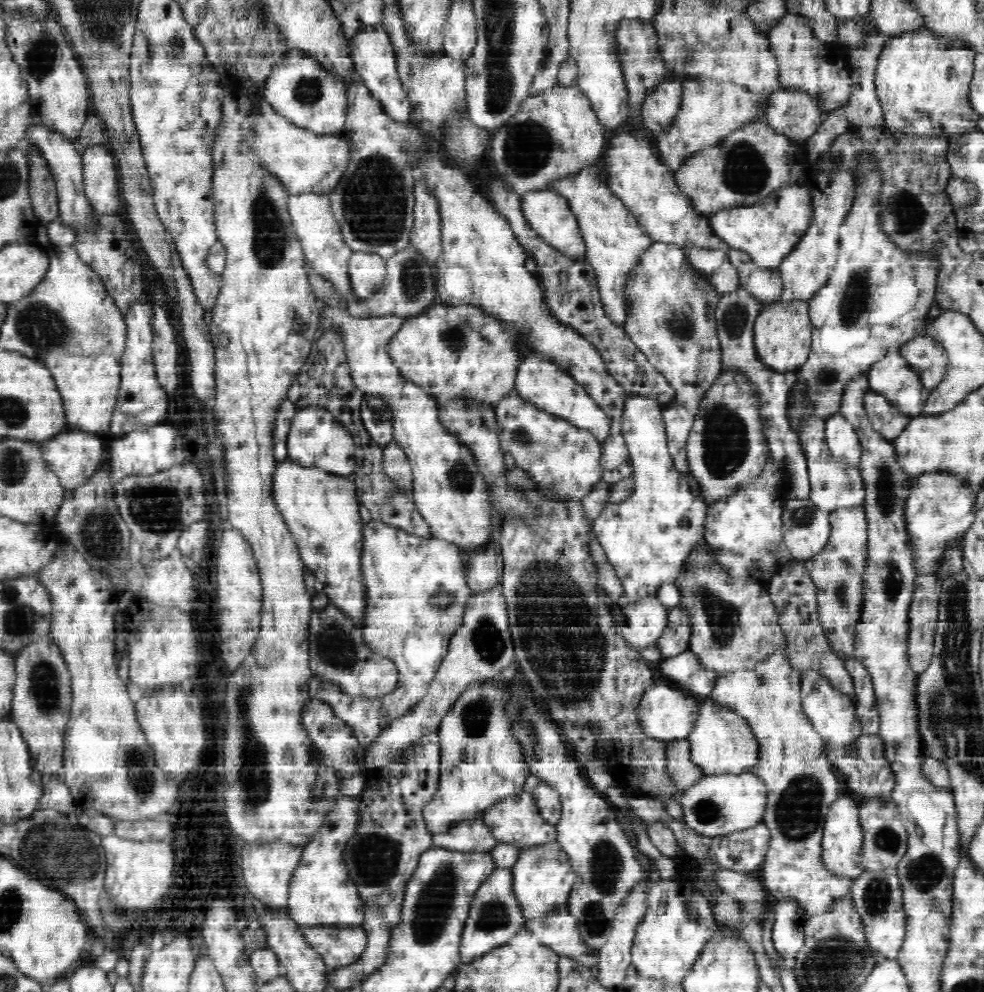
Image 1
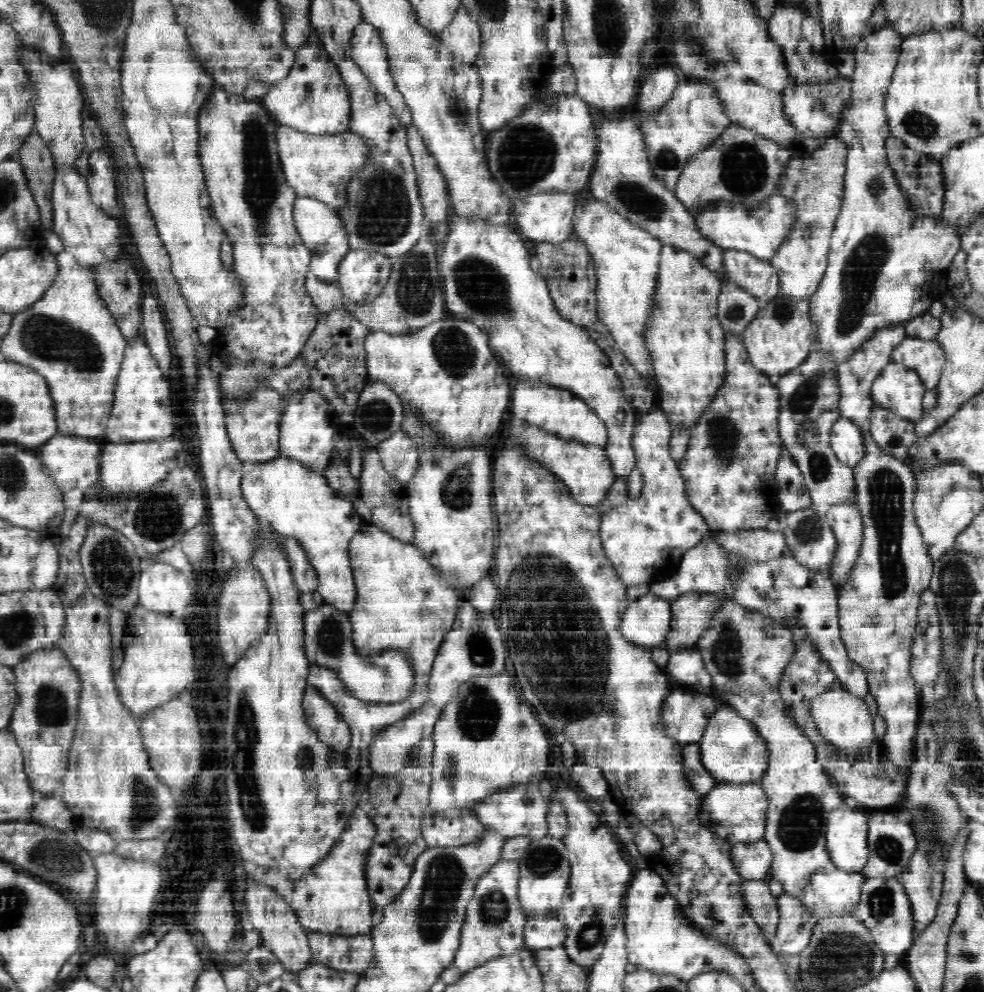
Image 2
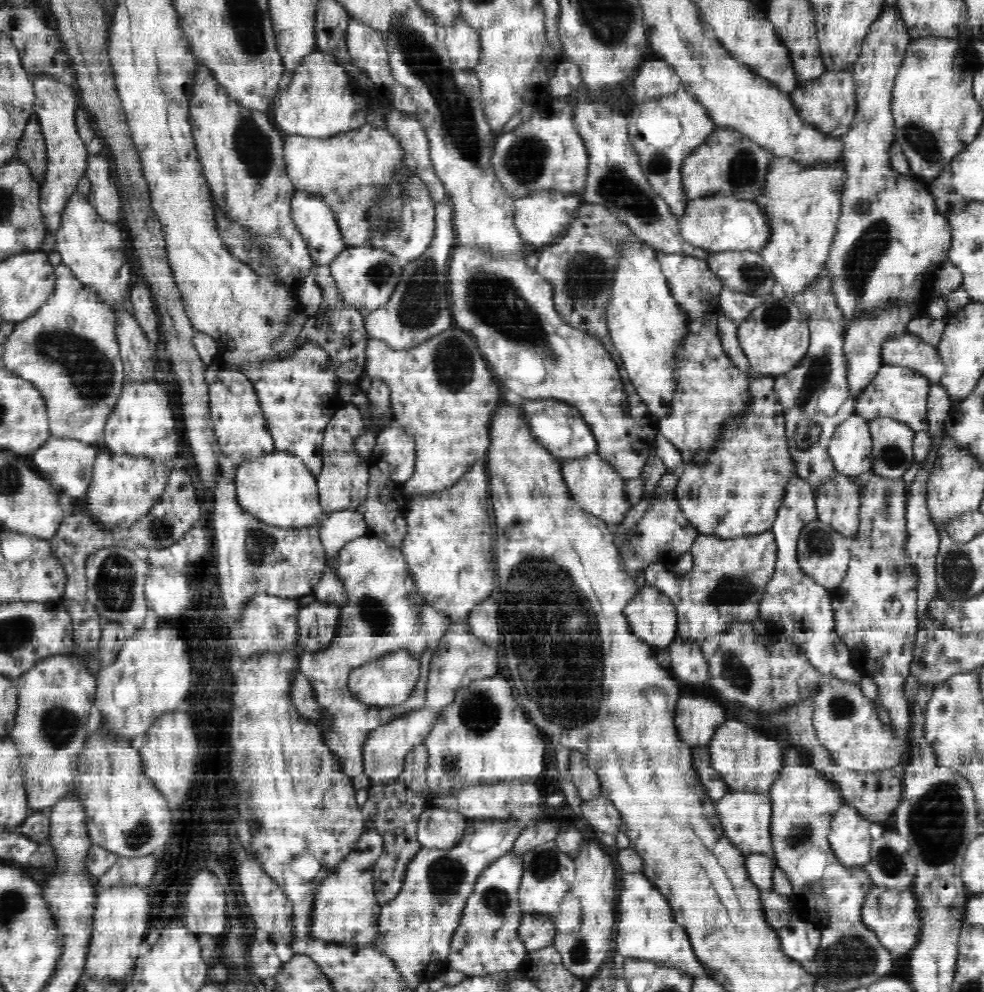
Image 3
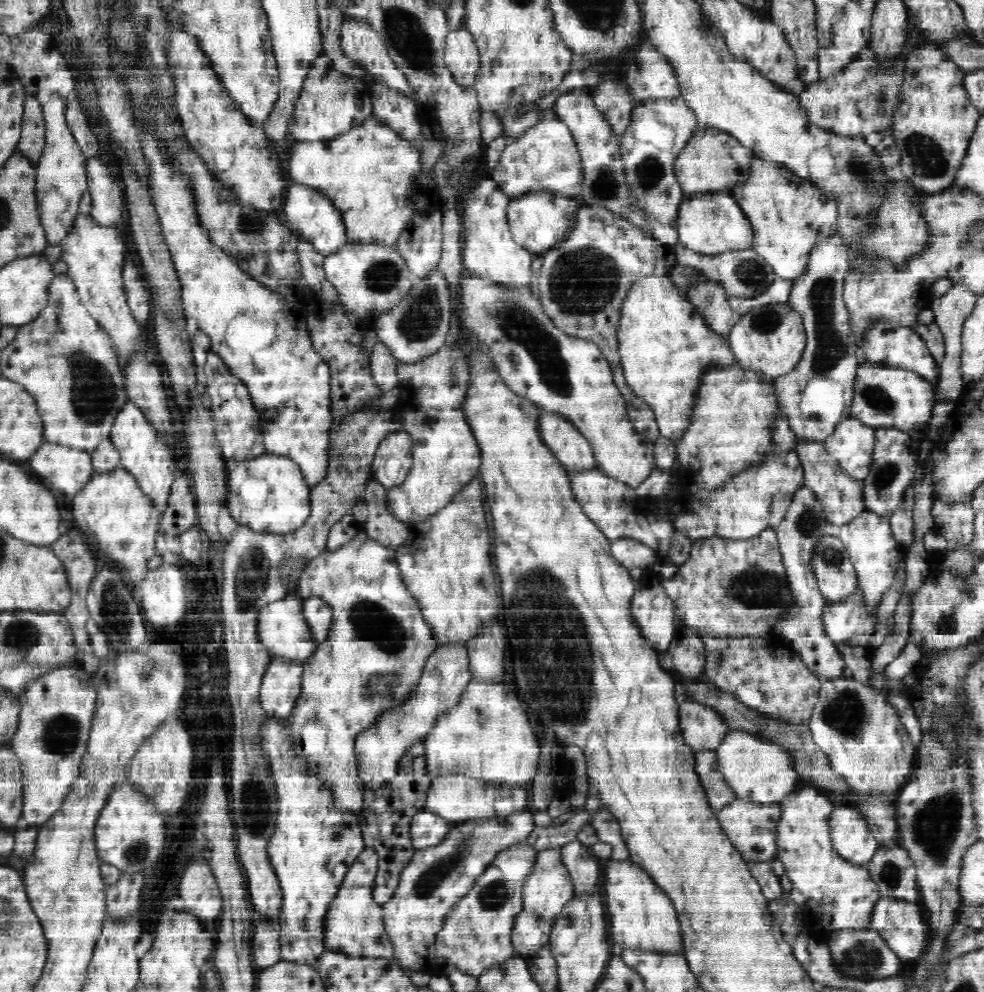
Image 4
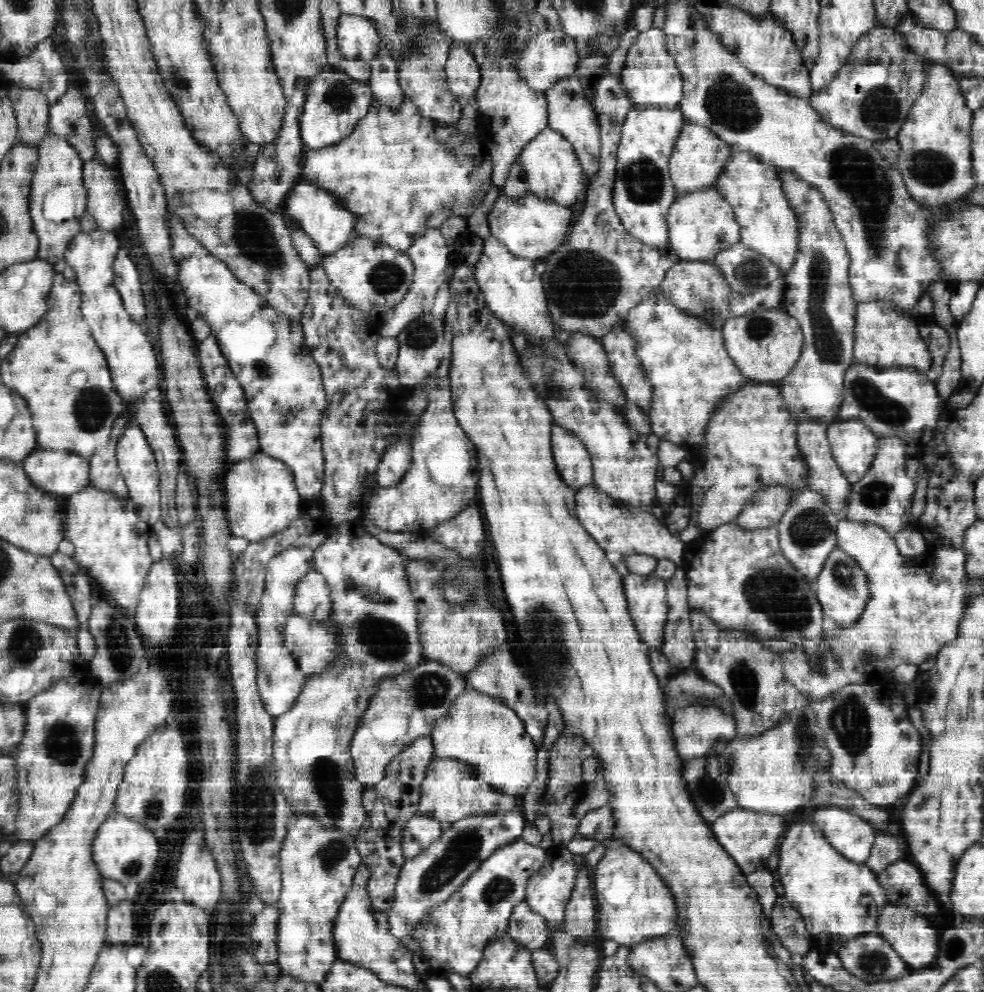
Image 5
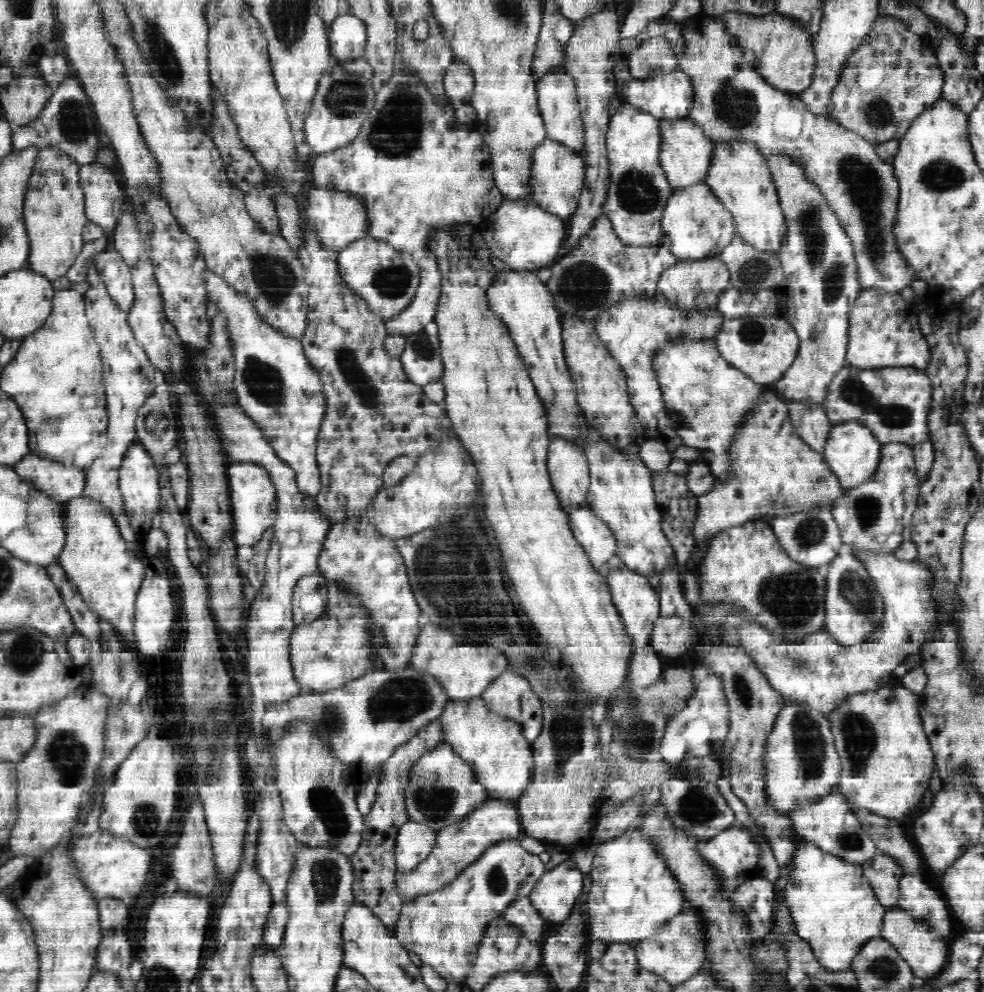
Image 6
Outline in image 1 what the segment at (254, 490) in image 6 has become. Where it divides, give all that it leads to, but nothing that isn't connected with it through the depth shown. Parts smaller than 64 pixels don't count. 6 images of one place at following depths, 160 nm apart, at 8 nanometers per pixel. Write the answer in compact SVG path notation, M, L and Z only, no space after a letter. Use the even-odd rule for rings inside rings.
M286 460L278 463L273 489L306 570L323 584L331 604L338 607L354 627L364 628L369 604L362 568L365 523L360 518L361 503L350 474L340 475Z

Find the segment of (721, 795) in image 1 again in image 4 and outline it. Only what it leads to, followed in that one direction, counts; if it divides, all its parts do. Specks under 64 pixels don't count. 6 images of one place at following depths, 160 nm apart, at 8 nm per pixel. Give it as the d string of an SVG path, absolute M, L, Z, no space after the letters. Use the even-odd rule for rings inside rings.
M736 798L717 811L718 821L748 863L772 862L777 857L778 803L758 803Z

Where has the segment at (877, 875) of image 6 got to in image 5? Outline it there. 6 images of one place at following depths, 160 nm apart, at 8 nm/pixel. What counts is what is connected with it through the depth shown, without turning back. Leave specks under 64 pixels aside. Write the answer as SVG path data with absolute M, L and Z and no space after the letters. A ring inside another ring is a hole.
M884 829L876 830L874 846L866 864L870 866L875 874L880 872L889 863L894 863L906 856L903 843L904 841L900 840L896 834L888 834Z

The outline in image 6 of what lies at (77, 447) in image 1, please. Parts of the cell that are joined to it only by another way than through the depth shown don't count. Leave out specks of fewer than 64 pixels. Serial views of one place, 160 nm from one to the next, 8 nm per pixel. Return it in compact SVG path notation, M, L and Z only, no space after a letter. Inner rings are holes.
M28 454L12 468L22 480L61 503L65 513L69 500L83 494L87 478L84 468L80 469L73 463L58 462Z

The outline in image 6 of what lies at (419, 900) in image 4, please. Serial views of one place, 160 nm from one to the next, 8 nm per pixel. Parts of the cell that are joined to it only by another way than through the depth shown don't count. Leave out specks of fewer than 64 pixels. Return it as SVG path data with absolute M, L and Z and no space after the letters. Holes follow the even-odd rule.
M494 799L470 812L464 819L464 828L456 828L456 824L447 827L444 832L438 834L434 848L430 856L421 864L415 866L410 872L397 874L396 888L402 897L402 902L412 902L422 895L432 894L449 885L456 876L465 871L470 864L478 861L482 854L493 844L507 840L519 840L522 836L521 818L513 799Z

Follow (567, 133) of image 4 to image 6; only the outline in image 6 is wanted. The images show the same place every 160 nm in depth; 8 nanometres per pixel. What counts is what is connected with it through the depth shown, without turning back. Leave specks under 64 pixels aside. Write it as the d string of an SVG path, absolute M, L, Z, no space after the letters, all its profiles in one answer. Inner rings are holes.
M549 137L535 146L531 153L529 181L527 190L529 198L546 212L554 213L567 220L576 212L582 189L585 187L585 162L582 156L557 140Z

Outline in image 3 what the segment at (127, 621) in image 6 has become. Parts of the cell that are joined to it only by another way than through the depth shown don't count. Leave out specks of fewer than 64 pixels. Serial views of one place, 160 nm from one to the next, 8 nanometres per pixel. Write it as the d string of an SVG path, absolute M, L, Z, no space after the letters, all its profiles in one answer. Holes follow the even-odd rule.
M102 452L96 457L93 479L85 498L80 500L80 506L104 524L130 526L160 499L169 476L176 470L176 460L178 458Z

